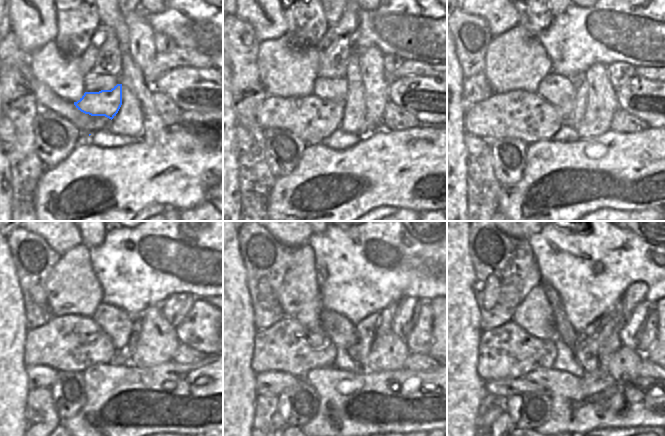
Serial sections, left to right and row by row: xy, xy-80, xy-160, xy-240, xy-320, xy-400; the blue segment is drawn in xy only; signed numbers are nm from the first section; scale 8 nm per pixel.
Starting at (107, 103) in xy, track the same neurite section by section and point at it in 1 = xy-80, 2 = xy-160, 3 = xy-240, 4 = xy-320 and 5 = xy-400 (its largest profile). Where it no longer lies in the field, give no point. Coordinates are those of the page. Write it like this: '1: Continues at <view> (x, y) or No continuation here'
1: Continues at xy-80 (312, 119)
2: Continues at xy-160 (519, 114)
3: Continues at xy-240 (70, 343)
4: Continues at xy-320 (286, 346)
5: Continues at xy-400 (508, 351)

